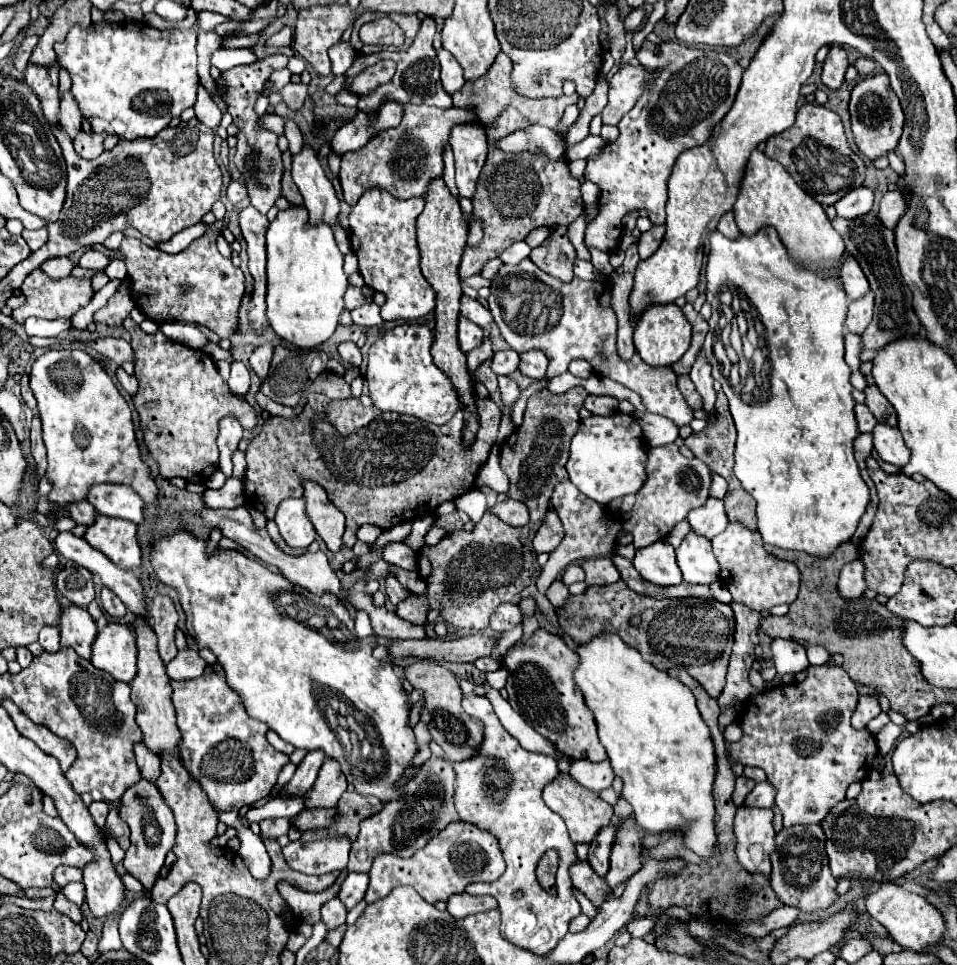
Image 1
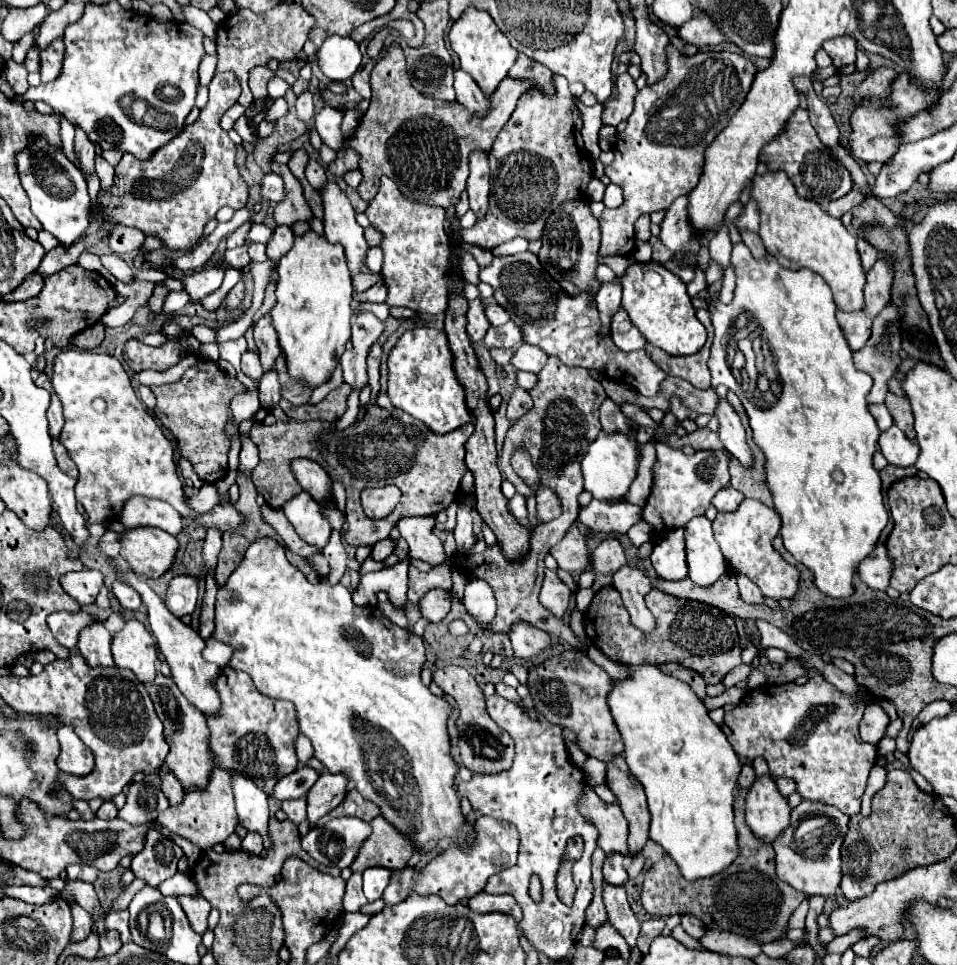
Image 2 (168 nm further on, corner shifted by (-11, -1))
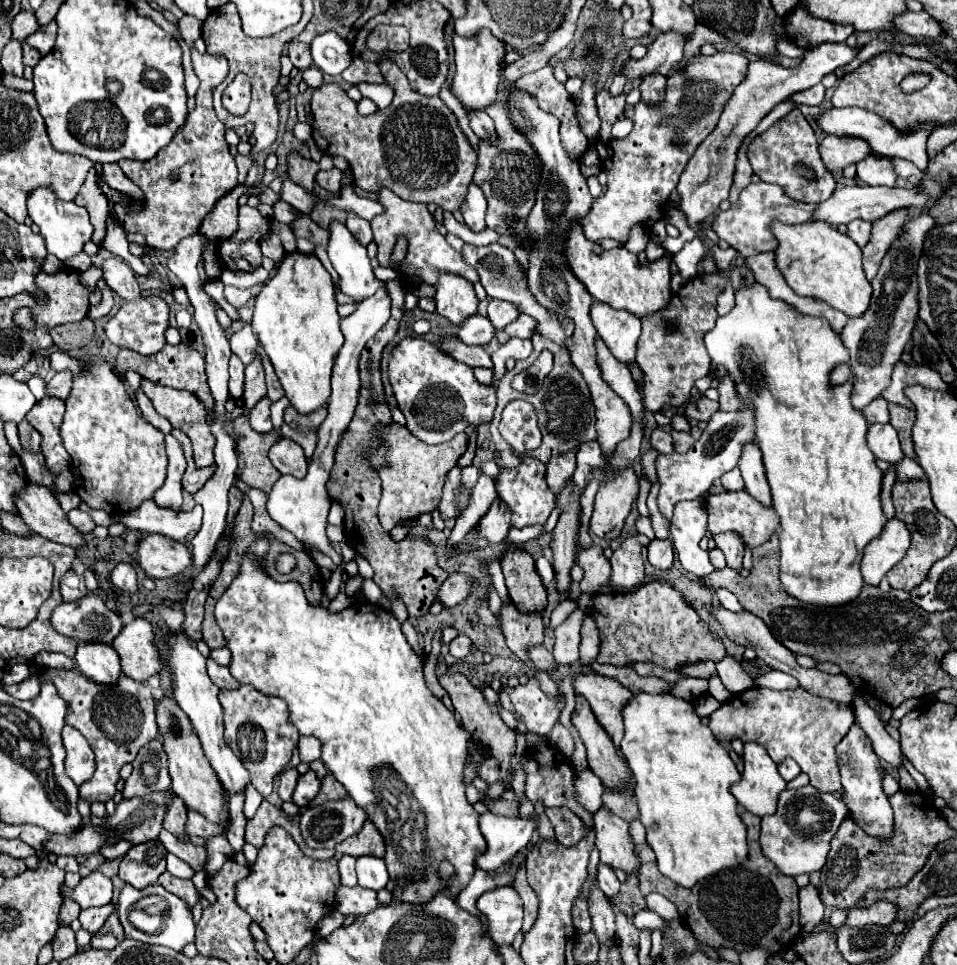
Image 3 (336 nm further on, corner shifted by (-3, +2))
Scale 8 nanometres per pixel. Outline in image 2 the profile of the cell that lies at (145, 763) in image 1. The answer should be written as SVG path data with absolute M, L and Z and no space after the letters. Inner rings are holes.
M160 766L160 782L162 782L162 784L160 784L160 790L166 794L170 806L182 802L182 790L184 790L184 788L182 788L180 780L174 776L172 770Z

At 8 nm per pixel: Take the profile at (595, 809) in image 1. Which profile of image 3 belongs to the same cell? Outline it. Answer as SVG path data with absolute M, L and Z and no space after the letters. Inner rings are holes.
M602 807L594 815L594 829L596 829L596 849L600 851L600 863L624 871L626 877L636 875L642 861L628 833L628 823L624 823L624 819L616 819L616 815L604 811Z

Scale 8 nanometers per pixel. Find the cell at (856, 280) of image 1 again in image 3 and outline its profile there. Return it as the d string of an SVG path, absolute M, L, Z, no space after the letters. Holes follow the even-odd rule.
M854 219L852 223L848 223L848 235L850 235L860 247L864 247L864 243L868 243L868 239L870 239L870 229L872 229L872 223L870 223L870 221Z

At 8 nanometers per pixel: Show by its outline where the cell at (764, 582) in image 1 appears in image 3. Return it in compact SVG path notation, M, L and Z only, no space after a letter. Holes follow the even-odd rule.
M724 491L720 495L710 495L706 499L706 509L708 509L708 531L710 533L722 533L722 531L736 529L740 537L744 539L744 543L750 547L762 545L778 529L776 511L772 507L764 509L764 505L756 503L756 499L752 499L752 495L748 495L746 491Z

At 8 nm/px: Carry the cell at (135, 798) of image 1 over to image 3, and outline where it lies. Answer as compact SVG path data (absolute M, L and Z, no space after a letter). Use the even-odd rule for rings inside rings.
M158 841L134 845L120 863L120 879L136 889L154 885L166 871L166 849Z

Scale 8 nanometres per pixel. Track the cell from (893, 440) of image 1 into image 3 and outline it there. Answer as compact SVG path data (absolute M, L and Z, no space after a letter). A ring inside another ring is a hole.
M880 423L868 425L866 445L874 453L876 459L884 459L888 463L896 463L904 457L902 449L900 449L898 433L890 423L888 425L880 425Z

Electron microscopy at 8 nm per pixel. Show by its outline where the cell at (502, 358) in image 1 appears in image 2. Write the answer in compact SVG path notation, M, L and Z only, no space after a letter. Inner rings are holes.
M502 348L490 350L490 354L492 354L492 358L494 358L494 362L496 362L498 366L506 366L506 364L510 364L510 360L512 360L512 356L514 356L512 350L502 350Z

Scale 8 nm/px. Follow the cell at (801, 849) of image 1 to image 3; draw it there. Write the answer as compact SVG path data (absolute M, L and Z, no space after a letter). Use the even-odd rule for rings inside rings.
M812 785L800 789L784 789L778 795L776 813L762 817L762 851L786 875L796 877L800 873L820 871L830 851L830 839L834 837L846 815L848 807L834 793L822 793Z

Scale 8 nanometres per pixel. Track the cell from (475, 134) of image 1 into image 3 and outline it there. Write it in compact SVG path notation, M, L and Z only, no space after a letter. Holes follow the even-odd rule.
M474 183L468 187L468 195L466 195L466 201L464 201L464 205L460 207L460 211L462 211L462 215L464 215L466 225L468 225L472 231L484 231L484 229L486 229L486 223L484 223L486 199L484 199L480 187L476 187Z

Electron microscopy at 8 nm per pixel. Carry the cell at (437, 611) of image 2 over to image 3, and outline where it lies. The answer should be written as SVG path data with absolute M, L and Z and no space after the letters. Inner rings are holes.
M452 573L440 587L438 591L438 601L442 601L446 607L454 607L462 603L470 591L472 591L474 579L466 573Z

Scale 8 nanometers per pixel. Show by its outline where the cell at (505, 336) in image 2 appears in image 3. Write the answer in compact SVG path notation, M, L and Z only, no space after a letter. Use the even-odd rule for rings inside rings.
M522 313L522 315L520 315L516 321L512 321L504 331L506 331L510 337L532 337L534 329L536 329L536 319L530 317L530 315L526 315L526 313Z

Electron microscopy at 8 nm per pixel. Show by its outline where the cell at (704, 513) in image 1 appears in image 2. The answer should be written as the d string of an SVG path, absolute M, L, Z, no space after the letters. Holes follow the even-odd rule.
M728 486L728 488L720 490L720 494L716 494L716 496L712 498L712 506L714 506L718 512L734 512L734 510L740 506L742 500L744 500L744 496L742 496L738 490L734 490L732 486Z

